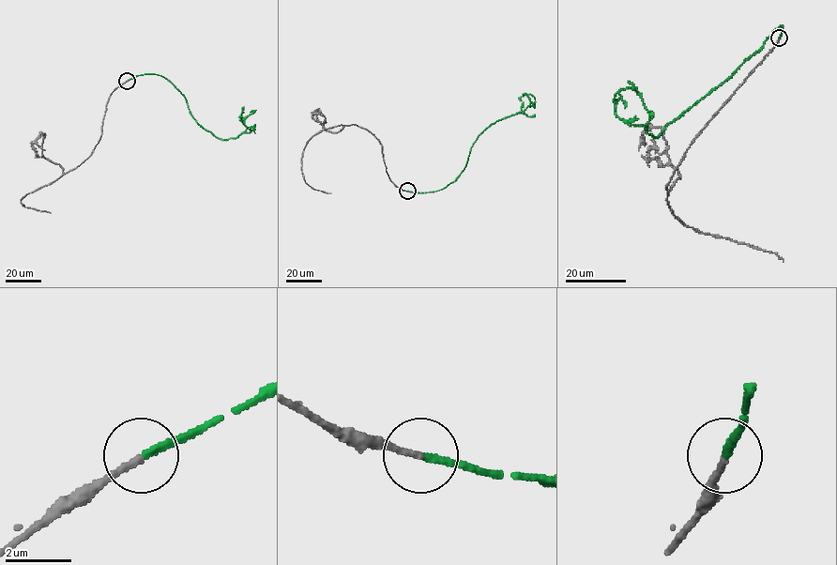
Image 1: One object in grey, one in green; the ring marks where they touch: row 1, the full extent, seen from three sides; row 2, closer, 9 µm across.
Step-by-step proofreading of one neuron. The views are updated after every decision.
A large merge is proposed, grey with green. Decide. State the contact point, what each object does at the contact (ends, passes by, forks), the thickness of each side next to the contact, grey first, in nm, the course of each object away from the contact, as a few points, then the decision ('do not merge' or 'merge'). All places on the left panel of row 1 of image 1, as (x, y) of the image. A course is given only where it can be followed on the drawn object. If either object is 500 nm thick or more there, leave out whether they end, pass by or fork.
at (127, 81); grey ends there; green ends there; 190 nm thick on the grey side, 200 nm on the other; grey runs (127, 81), (109, 98), (101, 135), (91, 154), (74, 169), (21, 199), (24, 206), (51, 213); green runs (127, 81), (144, 74), (166, 78), (197, 123), (222, 140), (251, 132), (245, 124), (250, 112); merge

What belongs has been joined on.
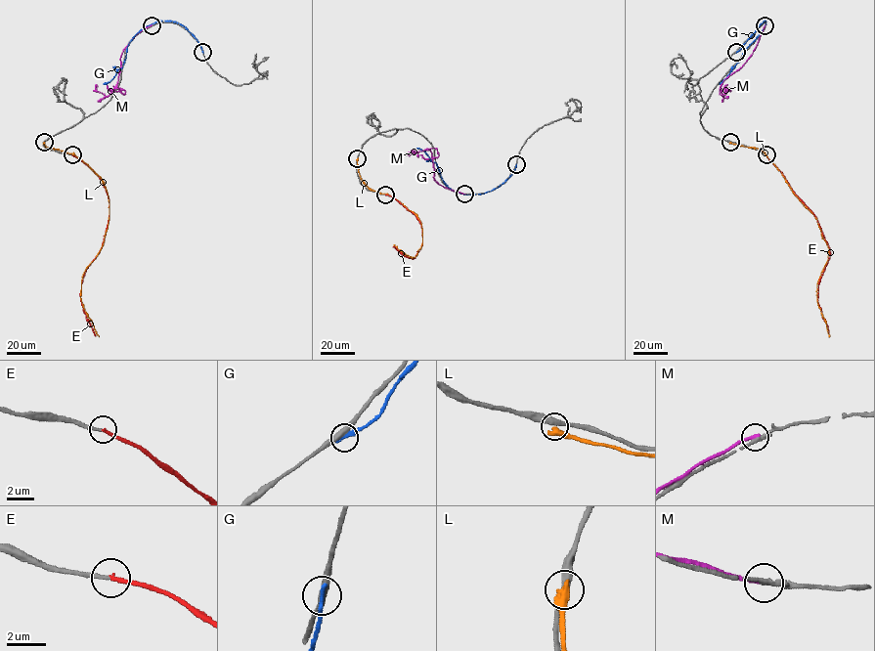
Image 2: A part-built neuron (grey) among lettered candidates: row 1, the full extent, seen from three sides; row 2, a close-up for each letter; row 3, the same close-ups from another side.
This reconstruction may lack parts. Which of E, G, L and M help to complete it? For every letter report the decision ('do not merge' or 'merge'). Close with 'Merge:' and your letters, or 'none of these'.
E: merge
G: do not merge
L: do not merge
M: do not merge
Merge: E

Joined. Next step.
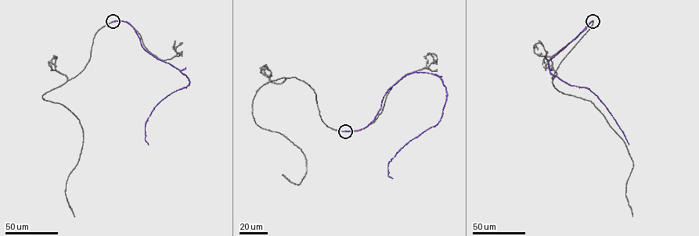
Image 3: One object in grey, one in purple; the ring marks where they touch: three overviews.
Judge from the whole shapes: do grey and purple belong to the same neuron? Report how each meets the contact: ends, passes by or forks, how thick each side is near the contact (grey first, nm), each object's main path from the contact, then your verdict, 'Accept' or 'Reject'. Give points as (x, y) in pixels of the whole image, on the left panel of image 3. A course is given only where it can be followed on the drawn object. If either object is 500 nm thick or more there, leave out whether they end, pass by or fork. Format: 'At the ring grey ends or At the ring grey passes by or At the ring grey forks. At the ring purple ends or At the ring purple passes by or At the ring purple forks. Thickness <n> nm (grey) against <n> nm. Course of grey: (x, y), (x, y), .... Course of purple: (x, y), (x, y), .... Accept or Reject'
At the ring grey passes by. At the ring purple ends. Thickness 190 nm (grey) against 280 nm. Course of grey: (113, 21), (95, 33), (84, 69), (42, 95), (67, 108), (81, 127), (81, 154), (66, 186), (74, 216). Course of purple: (113, 21), (128, 23), (147, 51), (178, 69), (189, 81), (155, 106), (145, 124), (145, 138), (149, 144). Reject

